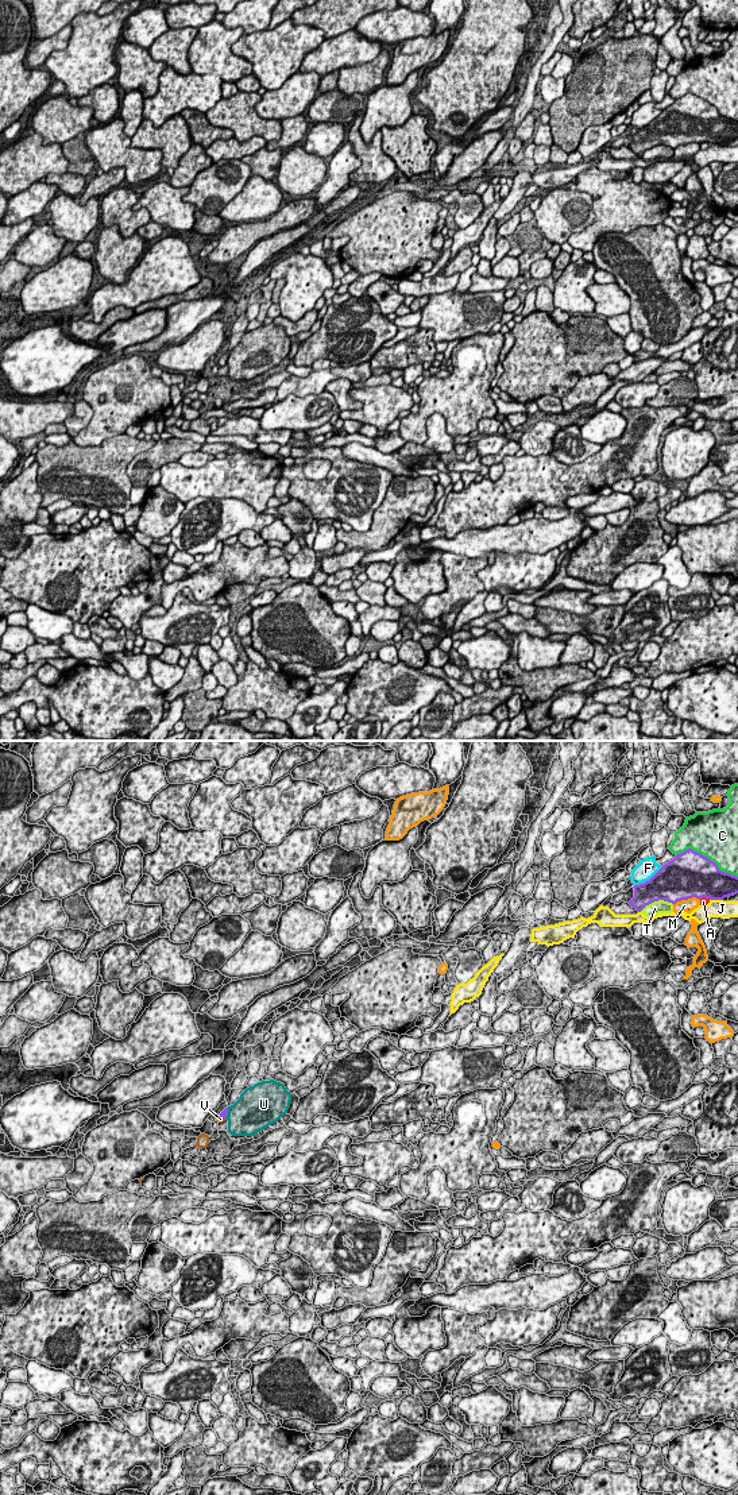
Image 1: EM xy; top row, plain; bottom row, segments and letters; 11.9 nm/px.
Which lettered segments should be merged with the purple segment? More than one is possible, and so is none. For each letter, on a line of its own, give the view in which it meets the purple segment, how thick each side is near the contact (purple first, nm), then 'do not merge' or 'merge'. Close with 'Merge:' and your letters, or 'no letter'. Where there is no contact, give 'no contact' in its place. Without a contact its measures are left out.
A: xy | 480/100 nm | do not merge
C: xy | 500/480 nm | do not merge
F: xy | 420/220 nm | do not merge
J: xy | 380/220 nm | do not merge
M: xy | 500/160 nm | do not merge
T: xy | 420/160 nm | do not merge
U: xy | 90/460 nm | do not merge
V: xy | 90/60 nm | merge
Merge: V

